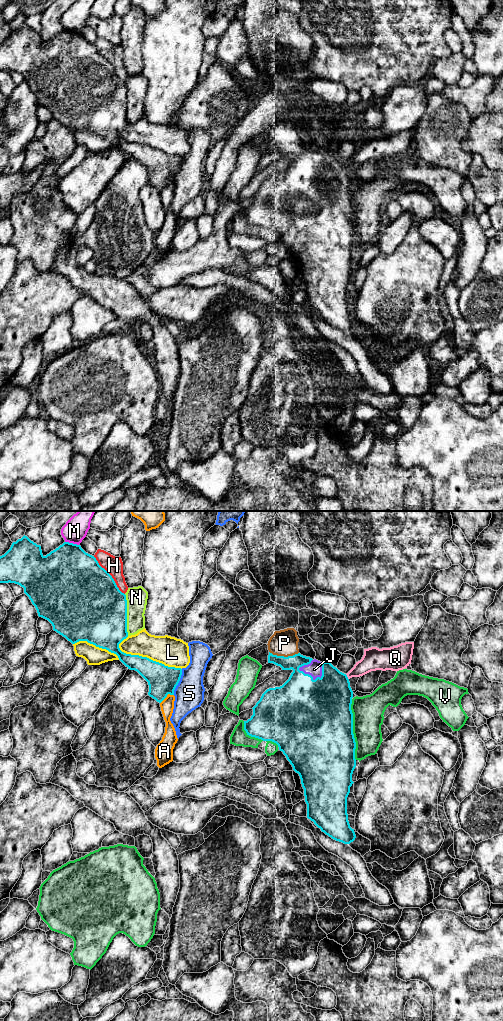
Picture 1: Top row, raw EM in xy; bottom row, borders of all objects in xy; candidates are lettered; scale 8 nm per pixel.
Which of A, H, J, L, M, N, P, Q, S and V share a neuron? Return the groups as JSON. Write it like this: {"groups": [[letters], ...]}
{"groups": [["A"], ["H"], ["J", "P"], ["L"], ["M"], ["N"], ["Q"], ["S"], ["V"]]}

